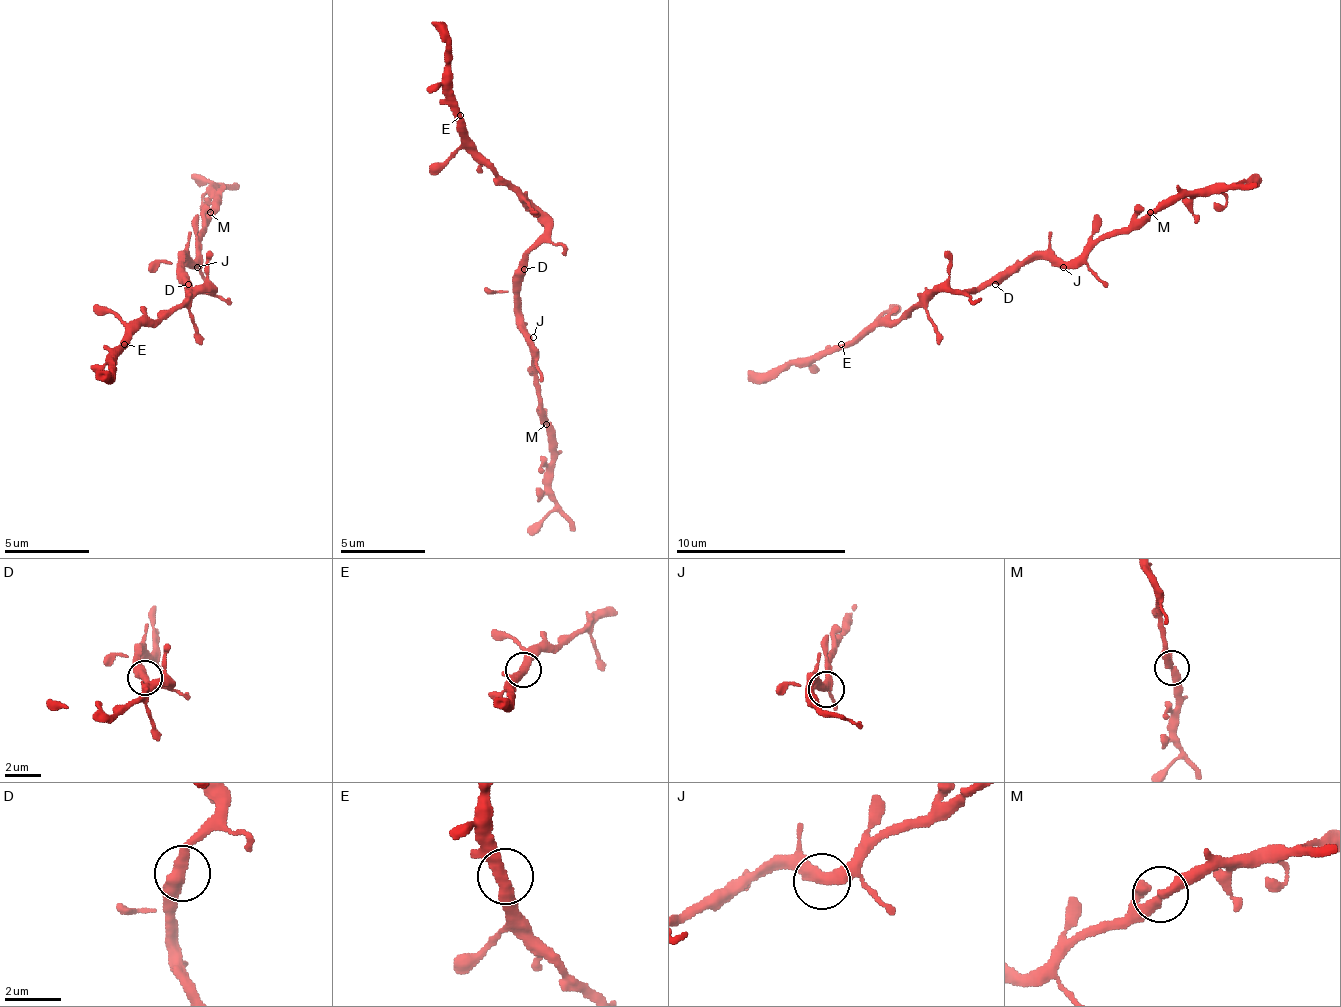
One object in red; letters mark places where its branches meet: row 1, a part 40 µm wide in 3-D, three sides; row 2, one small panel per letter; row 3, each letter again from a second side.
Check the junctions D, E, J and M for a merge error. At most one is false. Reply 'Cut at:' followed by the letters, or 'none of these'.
Cut at: none of these

